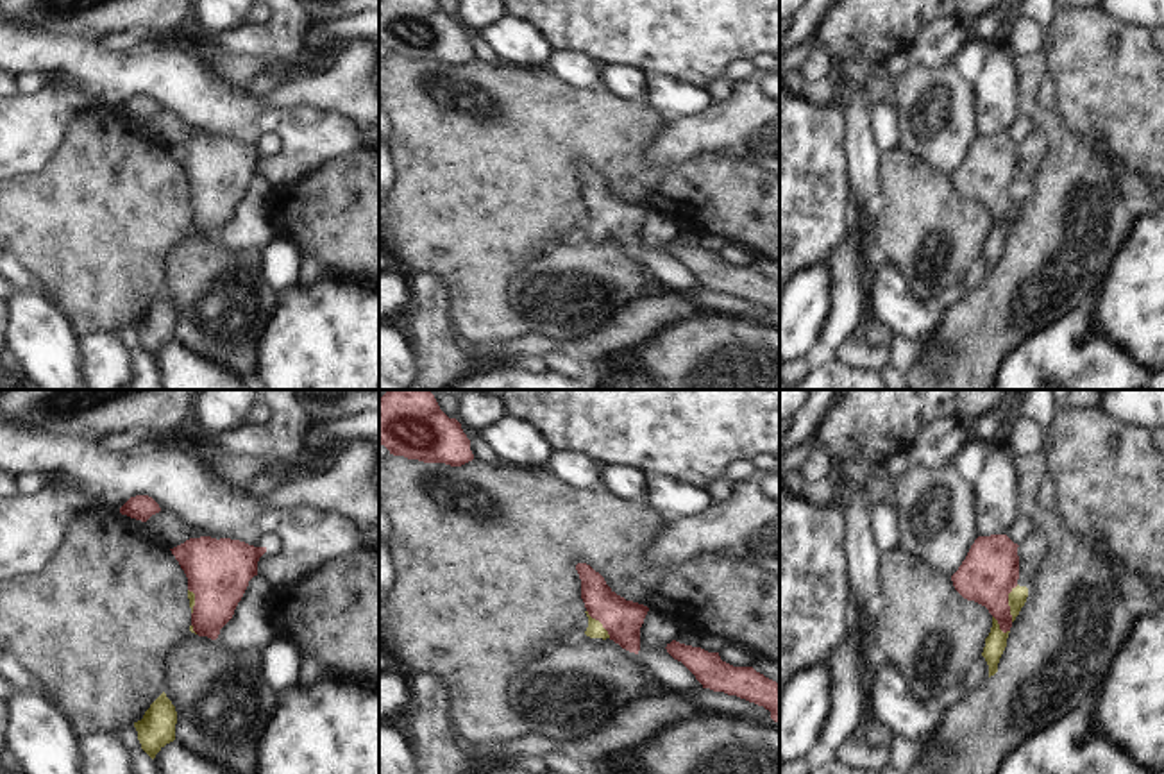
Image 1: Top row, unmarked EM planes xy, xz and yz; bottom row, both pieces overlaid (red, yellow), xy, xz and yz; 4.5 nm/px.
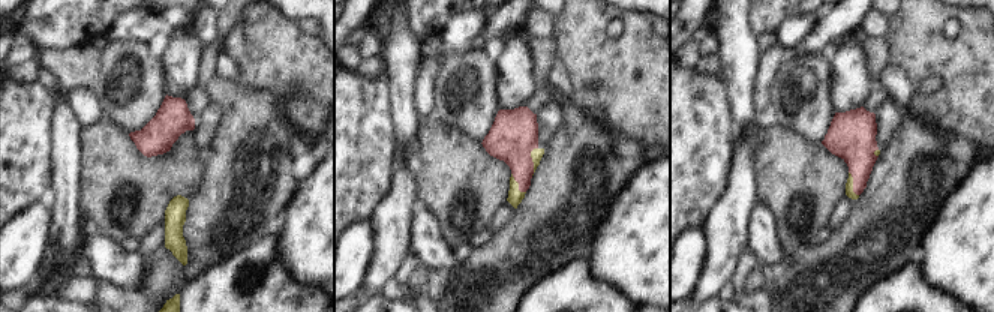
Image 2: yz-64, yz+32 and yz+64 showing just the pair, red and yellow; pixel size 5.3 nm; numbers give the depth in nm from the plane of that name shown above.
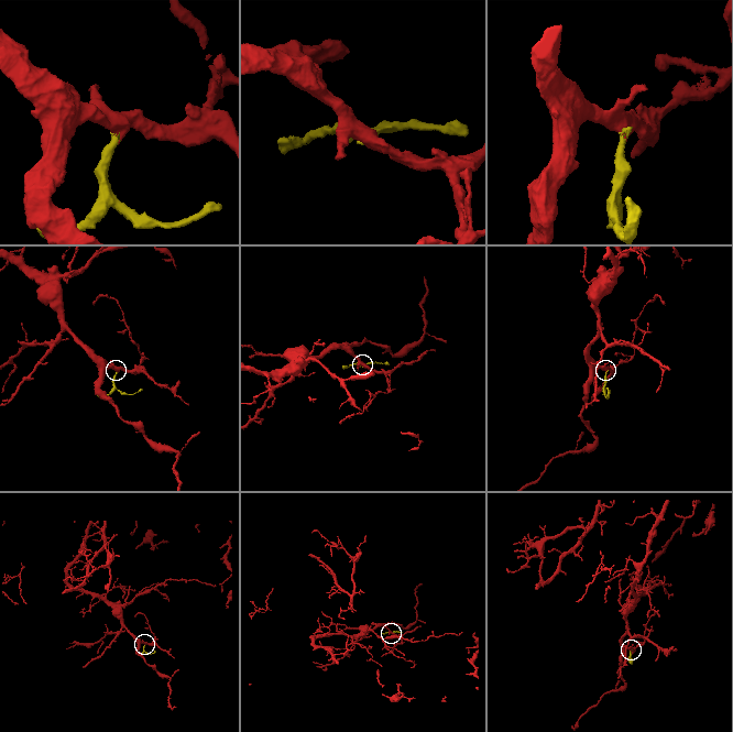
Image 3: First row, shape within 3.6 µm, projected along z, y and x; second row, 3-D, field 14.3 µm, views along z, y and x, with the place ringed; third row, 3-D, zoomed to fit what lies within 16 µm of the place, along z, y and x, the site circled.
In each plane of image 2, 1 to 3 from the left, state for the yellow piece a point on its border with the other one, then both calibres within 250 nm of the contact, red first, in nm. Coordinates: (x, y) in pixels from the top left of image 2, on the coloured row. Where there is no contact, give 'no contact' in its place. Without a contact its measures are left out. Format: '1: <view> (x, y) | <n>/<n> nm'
1: no contact
2: yz+32 (531, 161) | 260/60 nm
3: yz+64 (853, 183) | 260/50 nm

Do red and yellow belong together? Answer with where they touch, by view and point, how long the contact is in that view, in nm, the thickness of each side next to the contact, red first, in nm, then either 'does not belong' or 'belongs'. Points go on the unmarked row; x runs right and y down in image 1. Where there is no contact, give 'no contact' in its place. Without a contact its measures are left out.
meets red in yz at (1007, 202); contact 170 nm long; 260 nm thick on the red side, 80 nm on the other; belongs

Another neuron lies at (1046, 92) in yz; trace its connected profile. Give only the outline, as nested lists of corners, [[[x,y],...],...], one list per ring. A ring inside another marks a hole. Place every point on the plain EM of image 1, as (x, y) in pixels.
[[[1044,79],[1041,88],[1039,88],[1039,104],[1044,109],[1050,109],[1050,111],[1060,114],[1060,105],[1057,100],[1057,88],[1050,79]]]

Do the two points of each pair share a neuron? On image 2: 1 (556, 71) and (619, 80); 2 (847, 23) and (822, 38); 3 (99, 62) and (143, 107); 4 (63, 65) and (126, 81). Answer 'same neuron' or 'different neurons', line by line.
1: different neurons
2: same neuron
3: same neuron
4: same neuron

